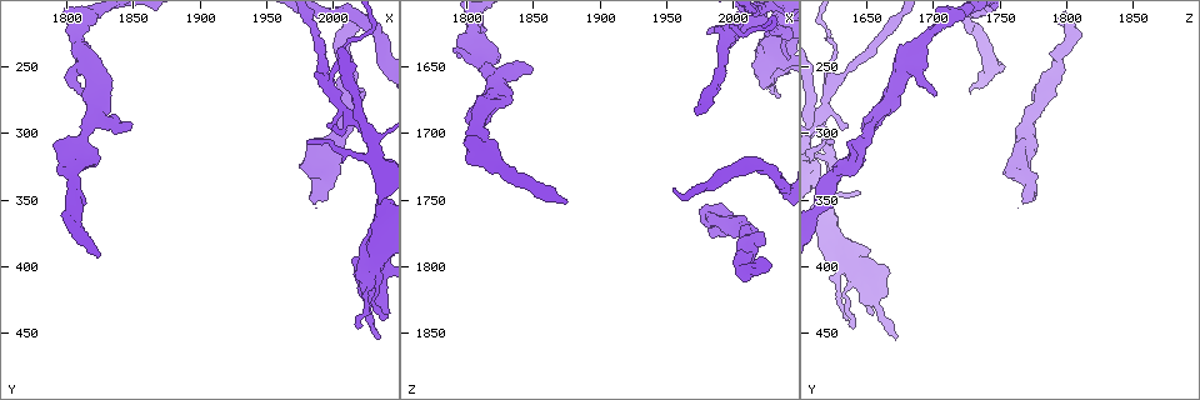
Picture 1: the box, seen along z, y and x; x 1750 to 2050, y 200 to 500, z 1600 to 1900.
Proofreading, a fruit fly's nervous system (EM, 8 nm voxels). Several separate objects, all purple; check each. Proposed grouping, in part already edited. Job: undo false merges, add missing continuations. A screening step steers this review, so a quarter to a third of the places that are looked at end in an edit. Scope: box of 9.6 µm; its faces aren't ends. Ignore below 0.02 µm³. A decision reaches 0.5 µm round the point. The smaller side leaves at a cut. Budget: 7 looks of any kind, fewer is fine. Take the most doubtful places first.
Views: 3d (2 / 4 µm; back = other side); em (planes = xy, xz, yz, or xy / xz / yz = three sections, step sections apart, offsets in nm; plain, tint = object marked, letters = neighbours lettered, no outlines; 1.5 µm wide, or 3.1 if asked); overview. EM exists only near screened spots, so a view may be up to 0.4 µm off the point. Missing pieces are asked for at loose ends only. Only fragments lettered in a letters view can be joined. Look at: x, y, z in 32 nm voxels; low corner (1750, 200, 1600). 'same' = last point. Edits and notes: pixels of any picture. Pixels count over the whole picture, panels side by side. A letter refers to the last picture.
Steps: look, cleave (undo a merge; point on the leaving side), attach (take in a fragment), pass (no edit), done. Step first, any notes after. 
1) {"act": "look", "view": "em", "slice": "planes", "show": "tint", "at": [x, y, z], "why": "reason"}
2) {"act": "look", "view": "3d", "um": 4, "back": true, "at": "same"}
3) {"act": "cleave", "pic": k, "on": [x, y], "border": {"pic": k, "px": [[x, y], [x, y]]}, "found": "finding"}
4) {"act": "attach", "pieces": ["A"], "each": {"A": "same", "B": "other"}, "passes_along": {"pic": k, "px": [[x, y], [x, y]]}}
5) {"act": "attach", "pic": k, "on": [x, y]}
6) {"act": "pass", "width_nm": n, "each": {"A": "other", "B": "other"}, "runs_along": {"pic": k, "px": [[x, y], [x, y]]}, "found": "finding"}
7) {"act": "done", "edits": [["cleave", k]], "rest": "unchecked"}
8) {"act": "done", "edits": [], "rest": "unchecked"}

{"act": "look", "view": "3d", "um": 2, "at": [1850, 290, 1654], "why": "thick end"}

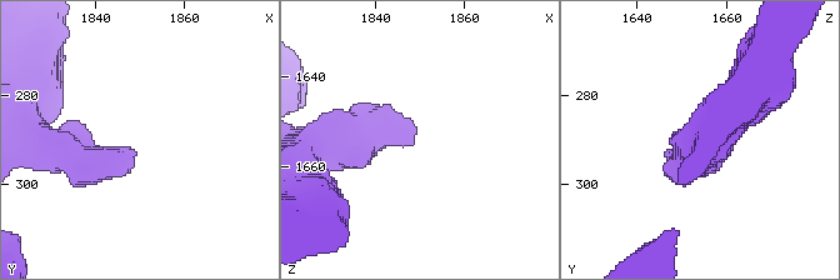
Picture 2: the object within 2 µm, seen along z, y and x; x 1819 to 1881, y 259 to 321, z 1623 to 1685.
{"act": "look", "view": "em", "slice": "xz", "step": 4, "show": "letters", "at": [1849, 293, 1654], "why": "now the EM"}

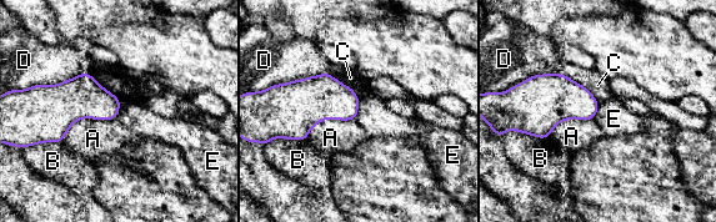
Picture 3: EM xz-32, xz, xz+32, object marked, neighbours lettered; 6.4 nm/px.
{"act": "look", "view": "em", "slice": "planes", "show": "letters", "at": "same", "why": "another direction"}

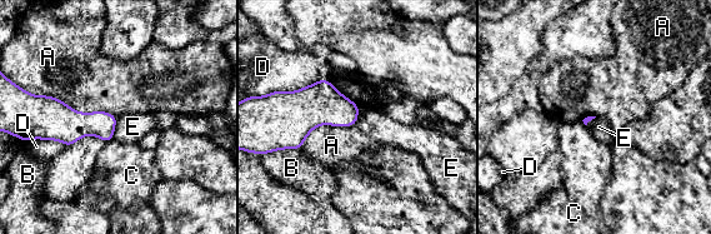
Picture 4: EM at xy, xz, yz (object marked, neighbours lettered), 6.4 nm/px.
{"act": "pass", "longest_contact_nm": ["A", 550], "each": {"A": "other", "B": "other", "C": "other", "D": "other", "E": "other"}, "border": {"pic": 4, "px": [[116, 118], [111, 138]]}, "found": "none of them fits"}

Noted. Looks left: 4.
{"act": "look", "view": "3d", "um": 4, "back": true, "at": [2034, 452, 1674]}

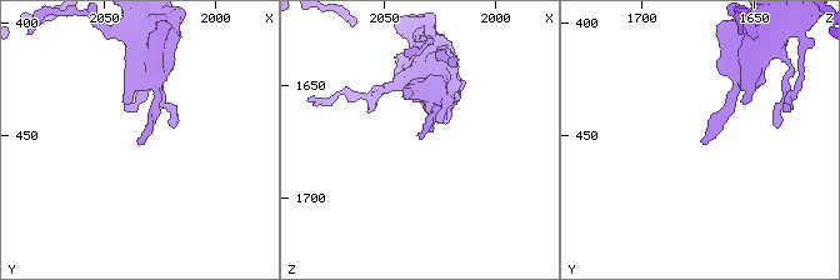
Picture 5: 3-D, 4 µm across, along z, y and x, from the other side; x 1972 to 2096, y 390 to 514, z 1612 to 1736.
{"act": "look", "view": "em", "slice": "planes", "show": "letters", "at": [2035, 452, 1674], "why": "shape alone is not enough"}

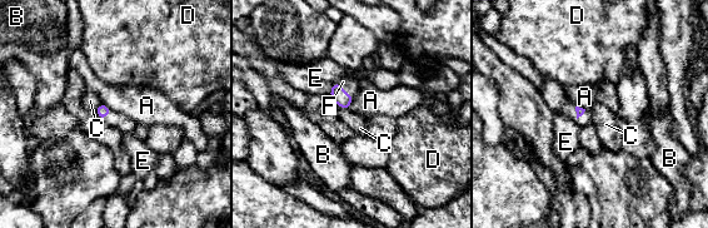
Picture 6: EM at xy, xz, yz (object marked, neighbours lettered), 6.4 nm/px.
{"act": "attach", "pieces": ["F"], "each": {"A": "other", "B": "other", "C": "other", "D": "other", "E": "other", "F": "same"}, "passes_along": {"pic": 6, "px": [[339, 97], [344, 92], [349, 85]]}, "found": "it goes on there"}

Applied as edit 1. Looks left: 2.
{"act": "look", "view": "em", "slice": "planes", "show": "tint", "at": [2032, 318, 1624], "why": "arms part here"}

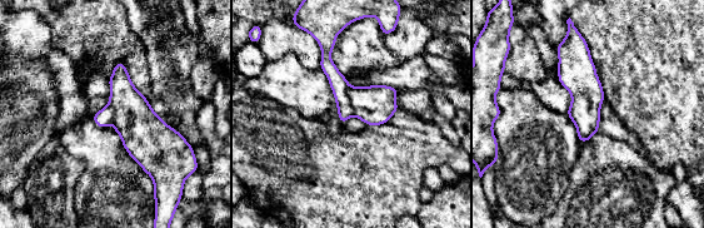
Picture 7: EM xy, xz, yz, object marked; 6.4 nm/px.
{"act": "look", "view": "em", "slice": "planes", "show": "letters", "at": "same"}

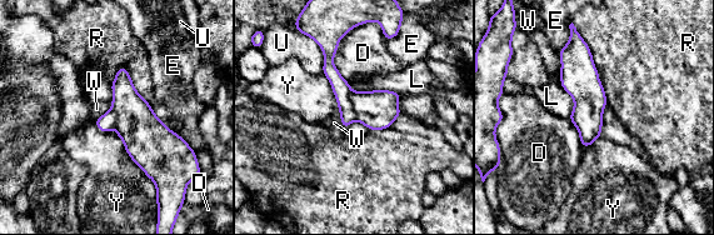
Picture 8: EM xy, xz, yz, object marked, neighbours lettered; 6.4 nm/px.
{"act": "cleave", "pic": 8, "on": [341, 90], "each": {"D": "other", "E": "other", "L": "other", "R": "other", "U": "other", "W": "other", "Y": "other"}, "part_leaving": {"pic": 8, "px": [[329, 58], [345, 123]]}, "found": "a second neuron is stuck on"}

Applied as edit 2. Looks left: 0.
{"act": "done", "edits": [["attach", 6], ["cleave", 8]], "rest": "unchecked"}

